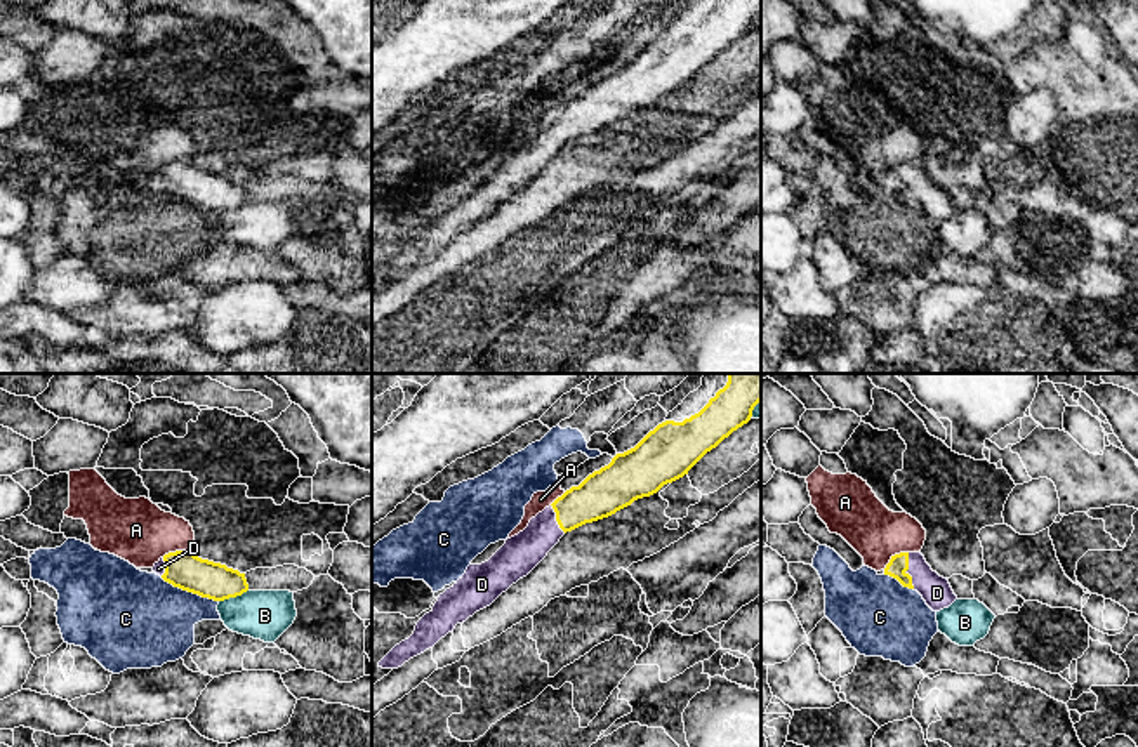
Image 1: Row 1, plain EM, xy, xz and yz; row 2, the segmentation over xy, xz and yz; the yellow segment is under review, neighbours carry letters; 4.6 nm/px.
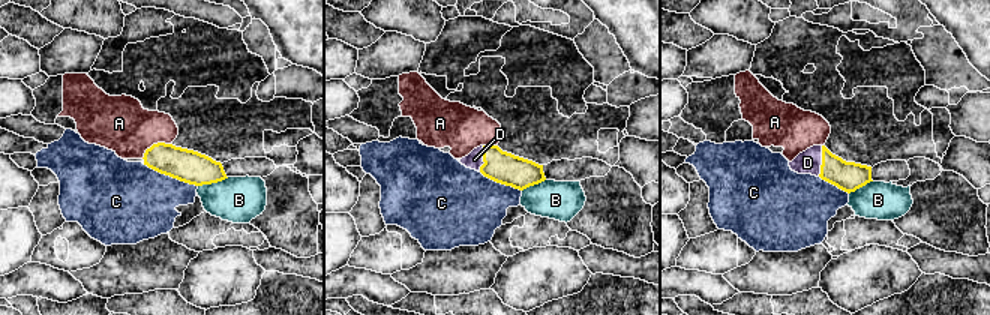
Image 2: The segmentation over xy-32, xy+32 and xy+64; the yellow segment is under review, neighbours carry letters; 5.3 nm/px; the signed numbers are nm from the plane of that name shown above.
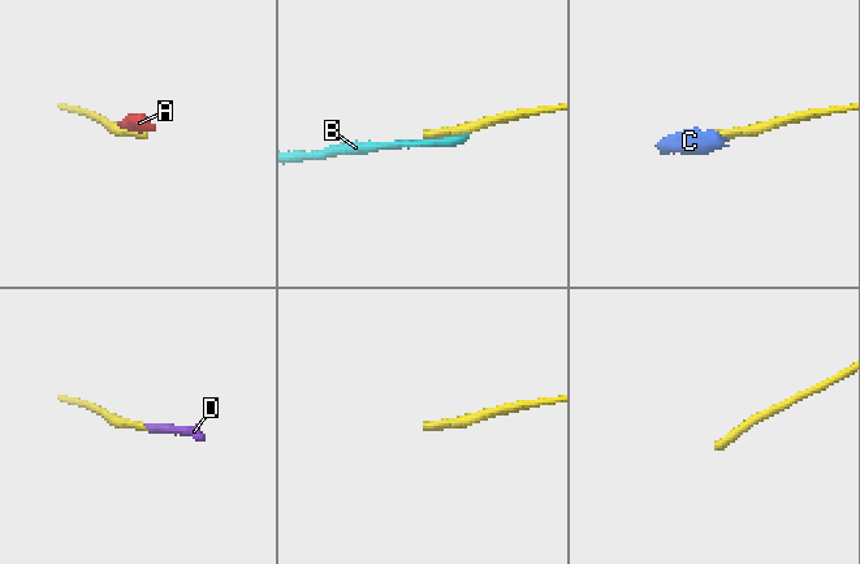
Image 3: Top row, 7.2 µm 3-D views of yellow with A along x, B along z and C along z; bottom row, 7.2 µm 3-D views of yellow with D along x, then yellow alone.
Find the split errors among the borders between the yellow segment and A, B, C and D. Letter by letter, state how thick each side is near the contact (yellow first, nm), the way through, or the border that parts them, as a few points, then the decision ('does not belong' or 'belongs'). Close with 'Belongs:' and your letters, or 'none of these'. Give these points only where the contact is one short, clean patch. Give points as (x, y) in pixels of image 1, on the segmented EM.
A: 90/240 nm | does not belong
B: 170/220 nm | does not belong
C: 170/420 nm | along xy (160, 577), (218, 601) | does not belong
D: 90/140 nm | across yz (899, 563), (907, 568), (937, 593) | belongs
Belongs: D

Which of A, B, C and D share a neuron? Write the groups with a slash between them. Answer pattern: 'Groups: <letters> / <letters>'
Groups: A / B / C / D

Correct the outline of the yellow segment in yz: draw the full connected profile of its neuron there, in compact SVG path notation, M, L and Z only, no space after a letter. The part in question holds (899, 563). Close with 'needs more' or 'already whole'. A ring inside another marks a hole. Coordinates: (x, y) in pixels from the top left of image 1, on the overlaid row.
M921 552L891 556L884 575L897 578L903 587L917 591L933 611L949 608L957 599L949 580L933 572Z; needs more

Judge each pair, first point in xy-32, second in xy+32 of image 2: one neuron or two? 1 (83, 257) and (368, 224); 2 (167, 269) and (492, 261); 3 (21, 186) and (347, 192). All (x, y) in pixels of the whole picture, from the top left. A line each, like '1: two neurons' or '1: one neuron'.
1: two neurons
2: one neuron
3: one neuron

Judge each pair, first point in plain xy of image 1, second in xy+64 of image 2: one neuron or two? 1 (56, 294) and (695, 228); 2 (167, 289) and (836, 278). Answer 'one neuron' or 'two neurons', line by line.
1: two neurons
2: two neurons

